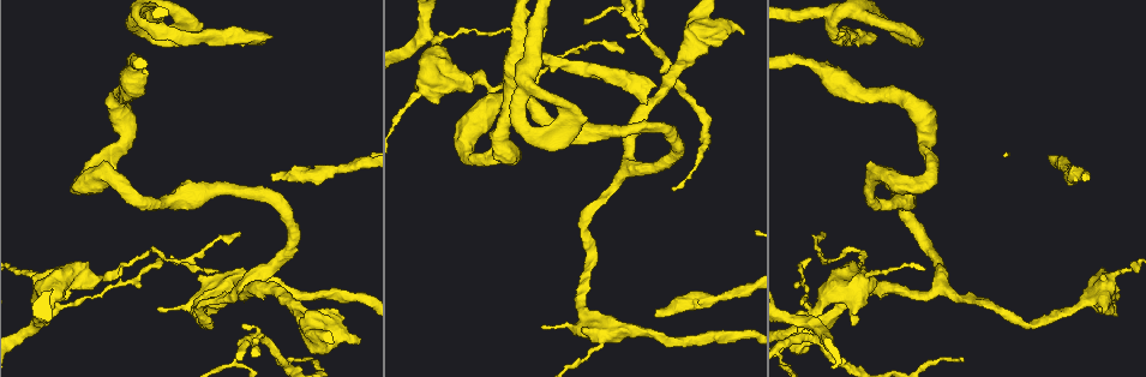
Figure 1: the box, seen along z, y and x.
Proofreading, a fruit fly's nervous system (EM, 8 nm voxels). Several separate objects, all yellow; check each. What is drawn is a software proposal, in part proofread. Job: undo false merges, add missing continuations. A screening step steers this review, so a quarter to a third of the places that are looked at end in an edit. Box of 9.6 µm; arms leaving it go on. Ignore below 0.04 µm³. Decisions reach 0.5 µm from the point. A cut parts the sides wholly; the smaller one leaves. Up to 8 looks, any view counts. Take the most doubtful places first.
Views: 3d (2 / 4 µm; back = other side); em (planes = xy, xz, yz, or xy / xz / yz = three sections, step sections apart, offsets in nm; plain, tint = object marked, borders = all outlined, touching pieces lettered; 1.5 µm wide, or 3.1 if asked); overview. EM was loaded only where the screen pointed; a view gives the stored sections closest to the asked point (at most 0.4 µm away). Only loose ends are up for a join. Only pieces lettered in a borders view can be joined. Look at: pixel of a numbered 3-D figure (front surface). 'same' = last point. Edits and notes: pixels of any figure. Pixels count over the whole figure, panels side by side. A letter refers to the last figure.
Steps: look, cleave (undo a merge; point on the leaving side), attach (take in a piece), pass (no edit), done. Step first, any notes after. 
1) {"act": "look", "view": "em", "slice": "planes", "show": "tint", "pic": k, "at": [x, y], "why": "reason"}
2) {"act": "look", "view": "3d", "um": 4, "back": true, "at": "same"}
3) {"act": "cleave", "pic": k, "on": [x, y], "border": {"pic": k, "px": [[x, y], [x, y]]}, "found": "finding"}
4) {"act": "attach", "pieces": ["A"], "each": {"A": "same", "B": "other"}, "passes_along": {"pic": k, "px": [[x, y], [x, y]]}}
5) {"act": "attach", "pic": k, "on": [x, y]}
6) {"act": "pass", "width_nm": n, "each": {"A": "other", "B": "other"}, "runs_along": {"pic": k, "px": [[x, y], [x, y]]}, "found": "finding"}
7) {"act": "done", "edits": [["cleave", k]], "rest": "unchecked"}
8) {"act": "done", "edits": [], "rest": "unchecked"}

{"act": "look", "view": "3d", "um": 4, "pic": 1, "at": [809, 318], "why": "three arms meet"}

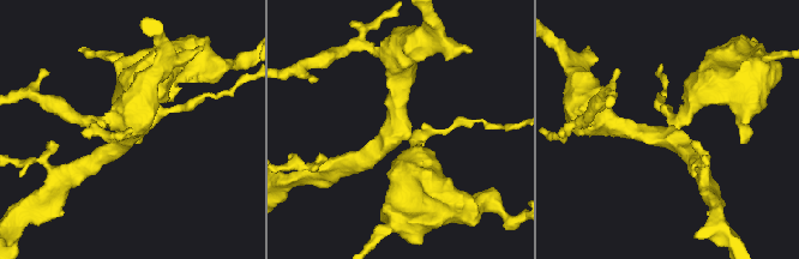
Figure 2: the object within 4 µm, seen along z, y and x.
{"act": "look", "view": "em", "slice": "xy", "step": 4, "show": "plain", "pic": 2, "at": [406, 134]}

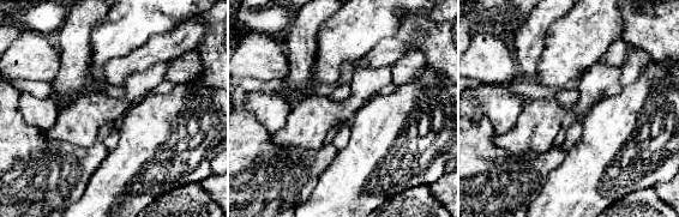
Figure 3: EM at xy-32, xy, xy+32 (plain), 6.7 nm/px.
{"act": "look", "view": "em", "slice": "xy", "step": 4, "show": "borders", "at": "same", "why": "see the neighbours"}

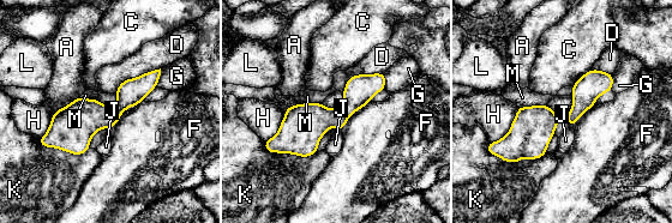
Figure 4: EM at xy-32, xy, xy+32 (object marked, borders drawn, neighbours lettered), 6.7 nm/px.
{"act": "pass", "longest_contact_nm": ["K", 380], "each": {"A": "other", "C": "other", "D": "other", "F": "other", "G": "other", "H": "other", "J": "other", "K": "other", "L": "other", "M": "other"}, "found": "one neuron here"}

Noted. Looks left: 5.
{"act": "look", "view": "em", "slice": "planes", "show": "tint", "pic": 1, "at": [825, 234], "why": "end of a long branch"}

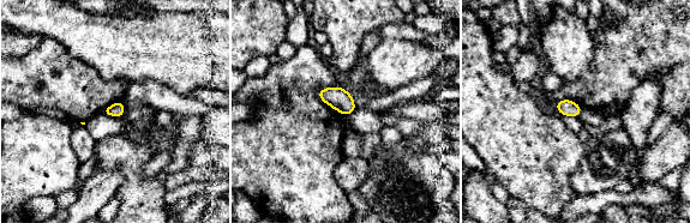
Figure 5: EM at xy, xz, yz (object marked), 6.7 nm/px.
{"act": "look", "view": "em", "slice": "planes", "show": "borders", "at": "same", "why": "see the neighbours"}

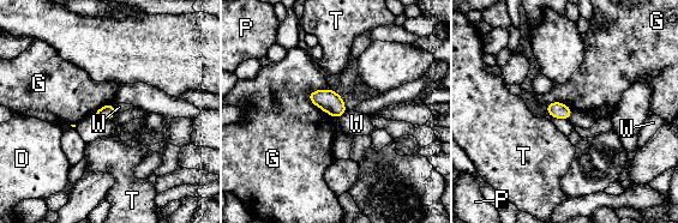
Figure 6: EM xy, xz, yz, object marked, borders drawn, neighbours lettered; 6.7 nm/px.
{"act": "pass", "each": {"D": "other", "G": "other", "P": "other", "T": "other", "W": "other"}, "border": {"pic": 6, "px": [[312, 90], [308, 98], [332, 116]]}, "found": "none of them fits"}

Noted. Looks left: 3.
{"act": "look", "view": "em", "slice": "planes", "show": "tint", "pic": 1, "at": [408, 101], "why": "sudden change in width"}

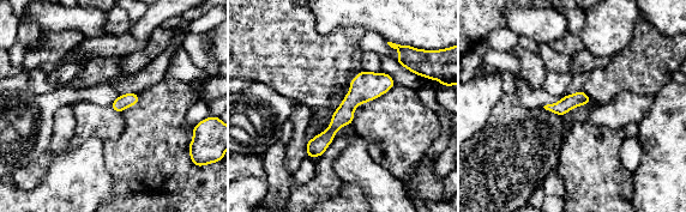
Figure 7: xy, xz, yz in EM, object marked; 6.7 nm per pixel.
{"act": "look", "view": "em", "slice": "planes", "show": "borders", "at": "same"}

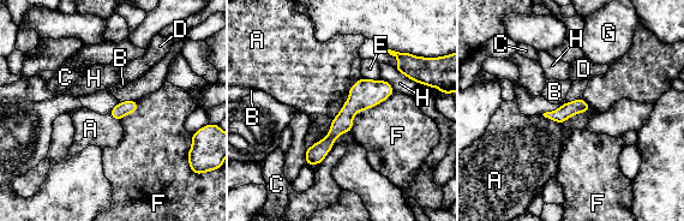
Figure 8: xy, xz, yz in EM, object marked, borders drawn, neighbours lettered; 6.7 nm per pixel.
{"act": "pass", "width_nm": 100, "each": {"A": "other", "B": "other", "C": "other", "D": "other", "E": "other", "F": "other", "G": "other", "H": "other"}, "border": {"pic": 8, "px": [[332, 119], [329, 132], [317, 142]]}, "found": "all the same neuron"}

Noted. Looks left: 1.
{"act": "done", "edits": [], "rest": "unchecked"}

